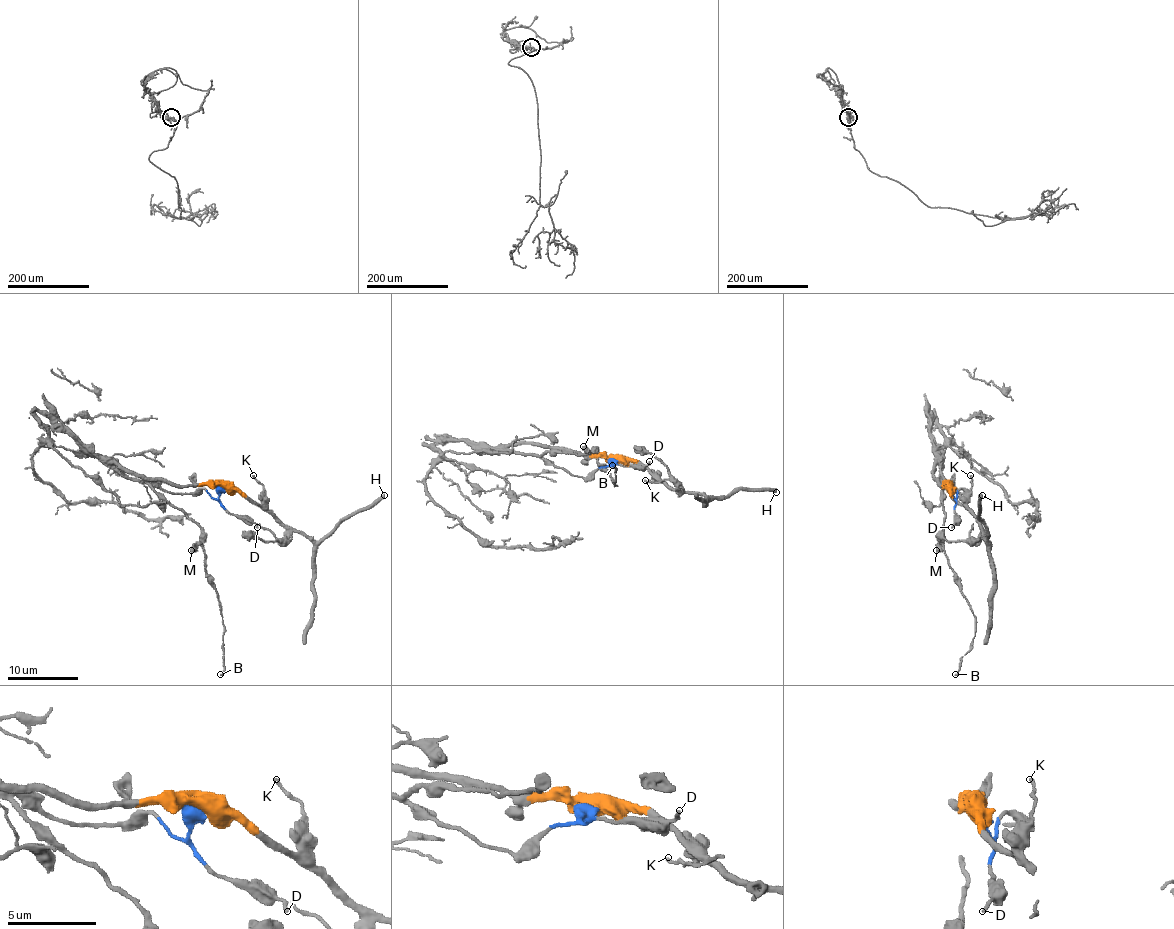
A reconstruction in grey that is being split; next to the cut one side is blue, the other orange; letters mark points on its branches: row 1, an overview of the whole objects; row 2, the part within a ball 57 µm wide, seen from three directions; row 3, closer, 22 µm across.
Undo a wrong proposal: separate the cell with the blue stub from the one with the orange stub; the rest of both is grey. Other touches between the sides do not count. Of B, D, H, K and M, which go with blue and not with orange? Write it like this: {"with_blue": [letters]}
{"with_blue": ["B", "D", "M"]}

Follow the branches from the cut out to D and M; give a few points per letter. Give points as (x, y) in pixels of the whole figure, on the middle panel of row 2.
D: (613, 460), (611, 465), (644, 465), (650, 461)
M: (613, 460), (579, 477), (554, 467), (542, 456), (547, 453), (593, 453), (583, 446)

